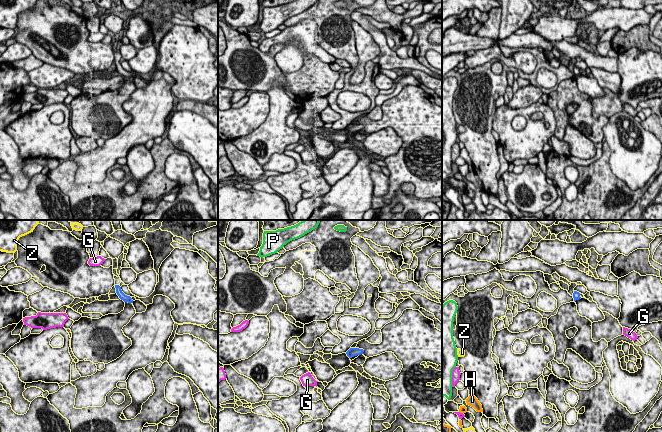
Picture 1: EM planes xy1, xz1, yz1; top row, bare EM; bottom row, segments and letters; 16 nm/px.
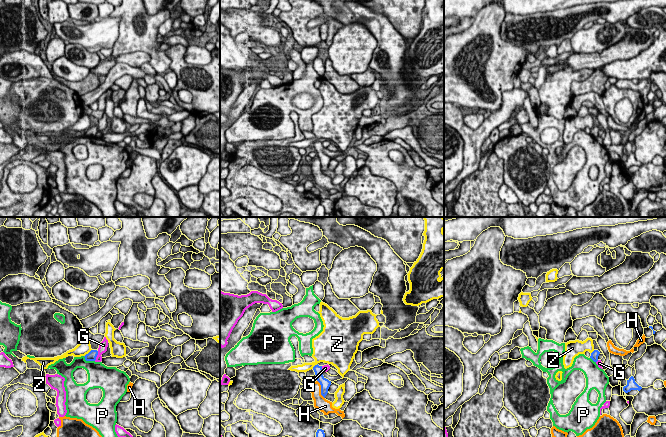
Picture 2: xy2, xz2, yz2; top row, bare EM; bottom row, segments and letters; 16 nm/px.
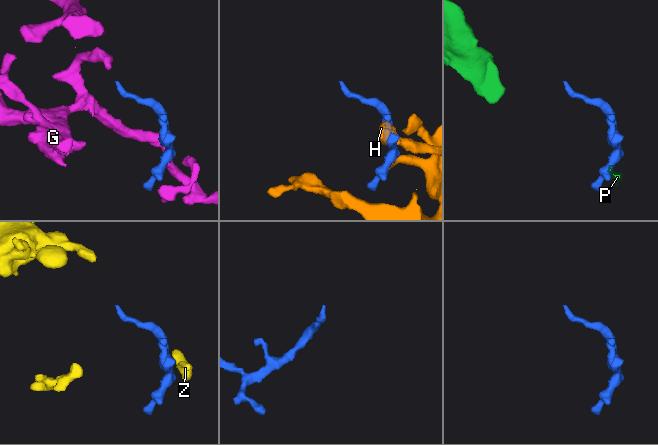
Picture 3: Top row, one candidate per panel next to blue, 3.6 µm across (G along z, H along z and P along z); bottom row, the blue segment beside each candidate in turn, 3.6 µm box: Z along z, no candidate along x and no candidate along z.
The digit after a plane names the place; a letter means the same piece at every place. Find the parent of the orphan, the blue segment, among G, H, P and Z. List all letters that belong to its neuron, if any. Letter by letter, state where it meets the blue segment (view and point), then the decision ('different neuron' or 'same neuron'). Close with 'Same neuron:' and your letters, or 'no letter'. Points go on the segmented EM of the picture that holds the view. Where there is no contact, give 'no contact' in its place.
G: meets blue in xy2 at (96, 356); different neuron
H: meets blue in xz2 at (321, 389); different neuron
P: meets blue in xy2 at (88, 360); different neuron
Z: meets blue in xy2 at (88, 353); different neuron
Same neuron: no letter

